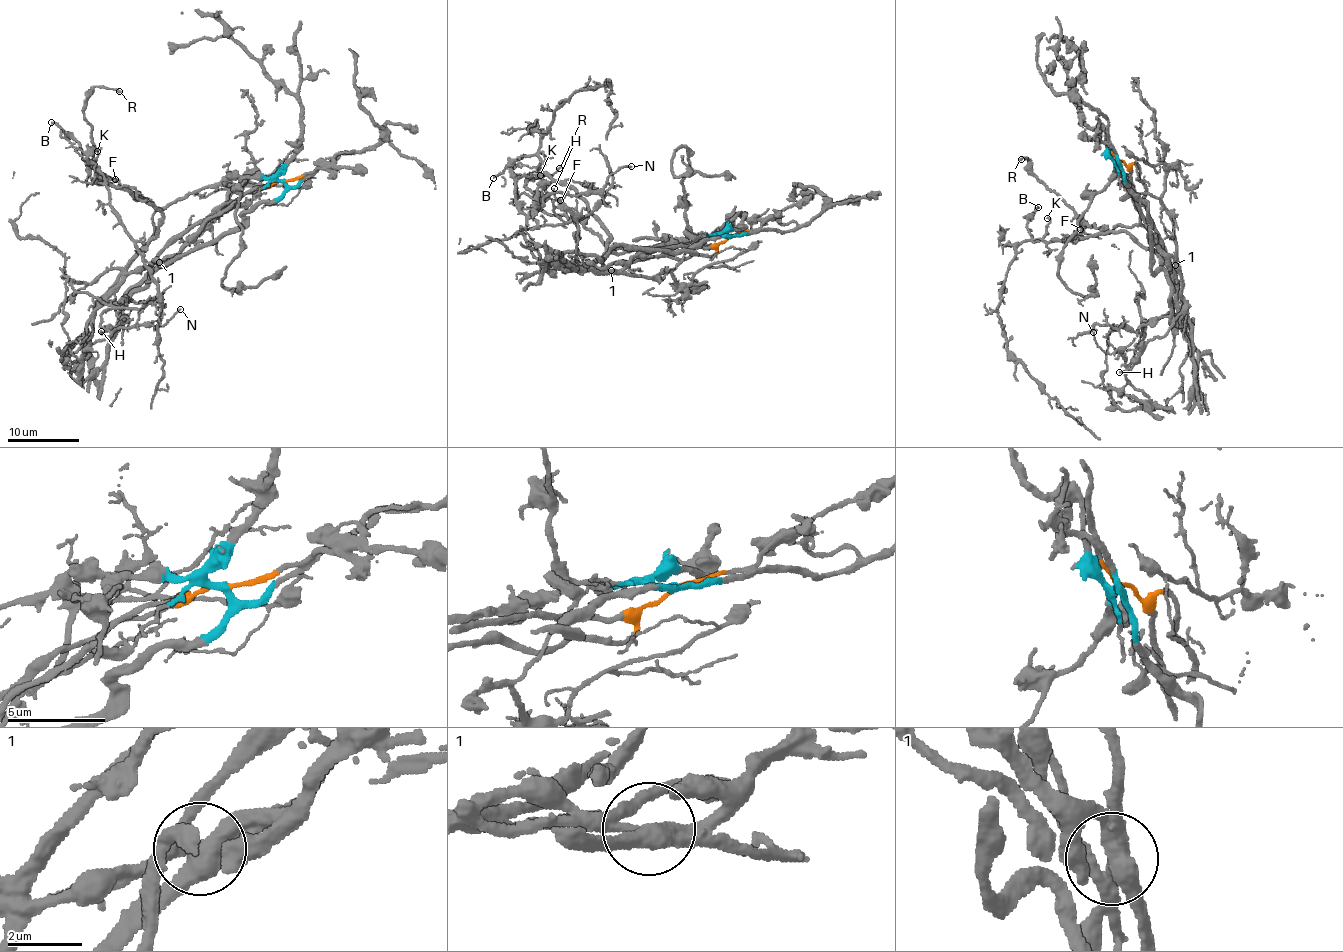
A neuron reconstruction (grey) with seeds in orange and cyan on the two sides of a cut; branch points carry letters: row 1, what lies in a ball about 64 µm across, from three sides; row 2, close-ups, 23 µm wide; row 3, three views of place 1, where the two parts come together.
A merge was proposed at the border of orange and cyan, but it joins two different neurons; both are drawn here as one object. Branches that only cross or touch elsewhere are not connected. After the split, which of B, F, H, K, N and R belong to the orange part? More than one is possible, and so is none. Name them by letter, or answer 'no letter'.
H, N

